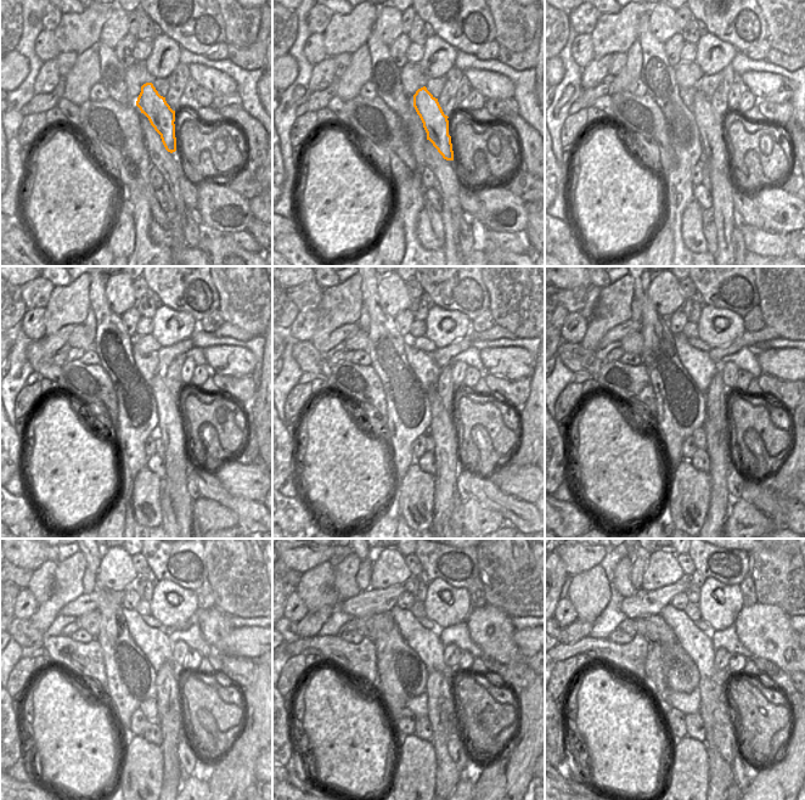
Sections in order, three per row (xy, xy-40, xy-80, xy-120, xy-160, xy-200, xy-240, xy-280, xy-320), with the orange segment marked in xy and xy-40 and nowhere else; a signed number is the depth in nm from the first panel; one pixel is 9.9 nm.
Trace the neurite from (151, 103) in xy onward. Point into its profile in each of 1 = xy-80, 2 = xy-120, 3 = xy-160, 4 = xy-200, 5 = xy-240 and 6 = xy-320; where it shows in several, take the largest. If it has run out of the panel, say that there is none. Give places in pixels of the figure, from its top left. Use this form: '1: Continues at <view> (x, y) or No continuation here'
1: Continues at xy-80 (710, 127)
2: Continues at xy-120 (170, 429)
3: Continues at xy-160 (444, 431)
4: Continues at xy-200 (716, 432)
5: Continues at xy-240 (172, 724)
6: Continues at xy-320 (721, 776)

